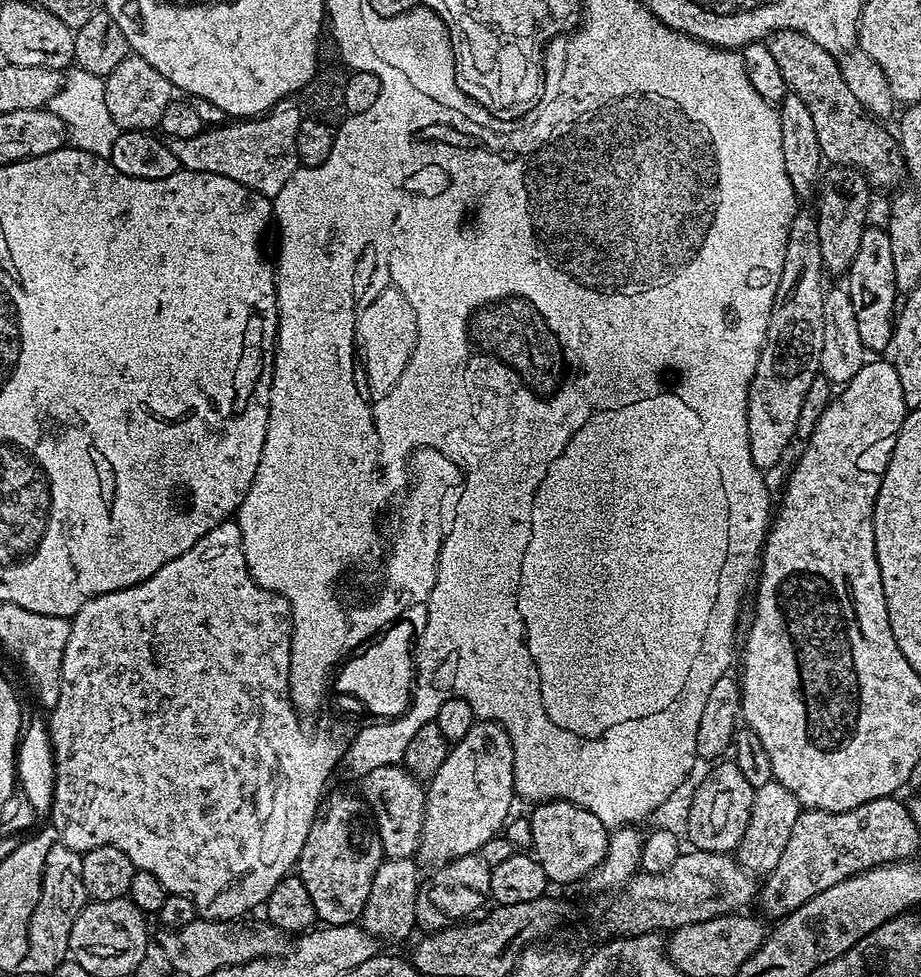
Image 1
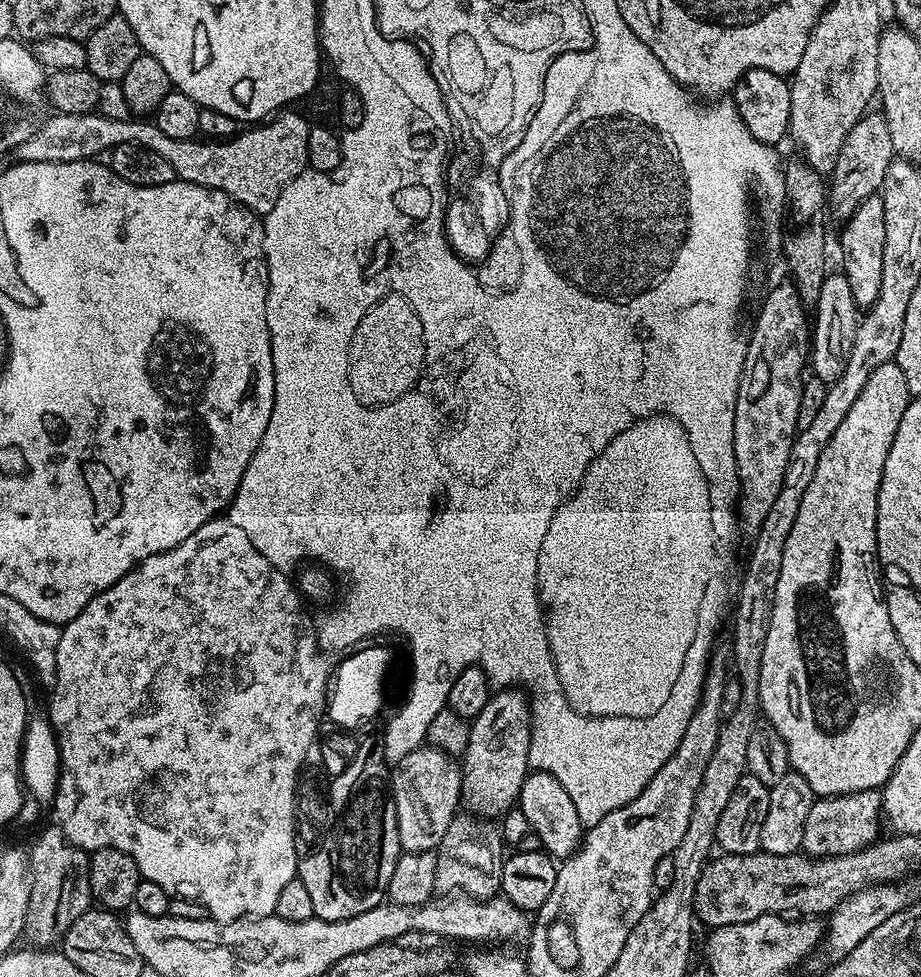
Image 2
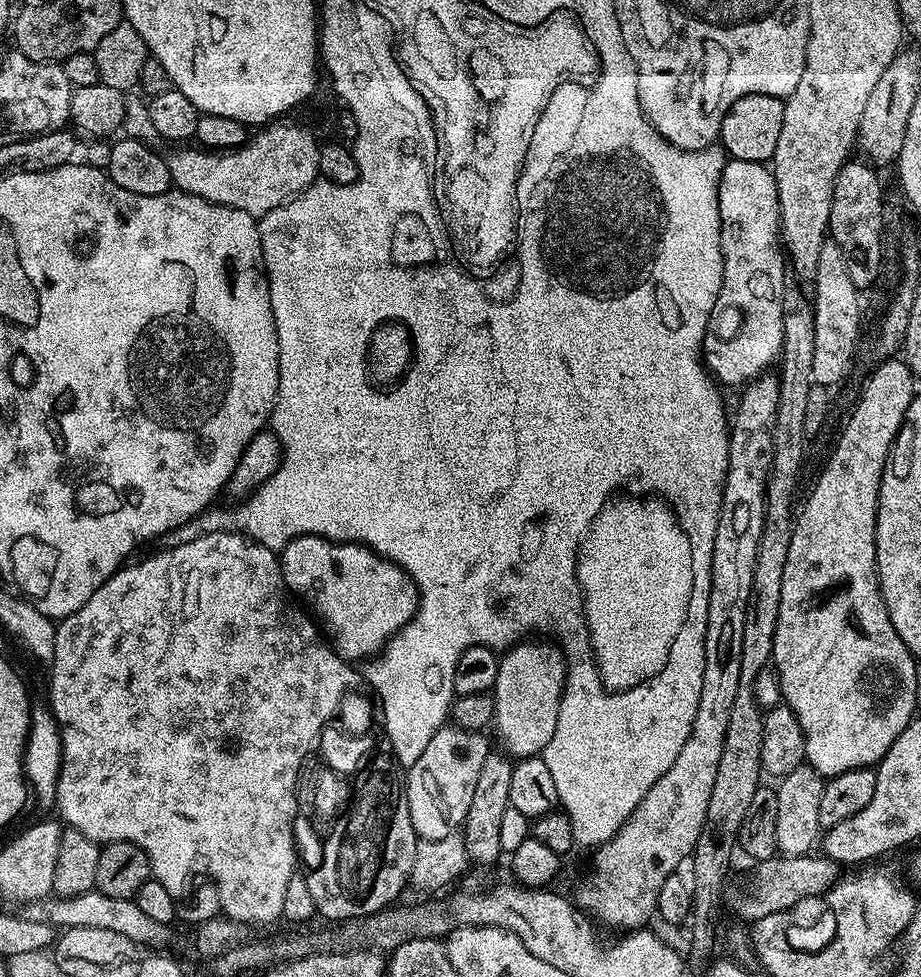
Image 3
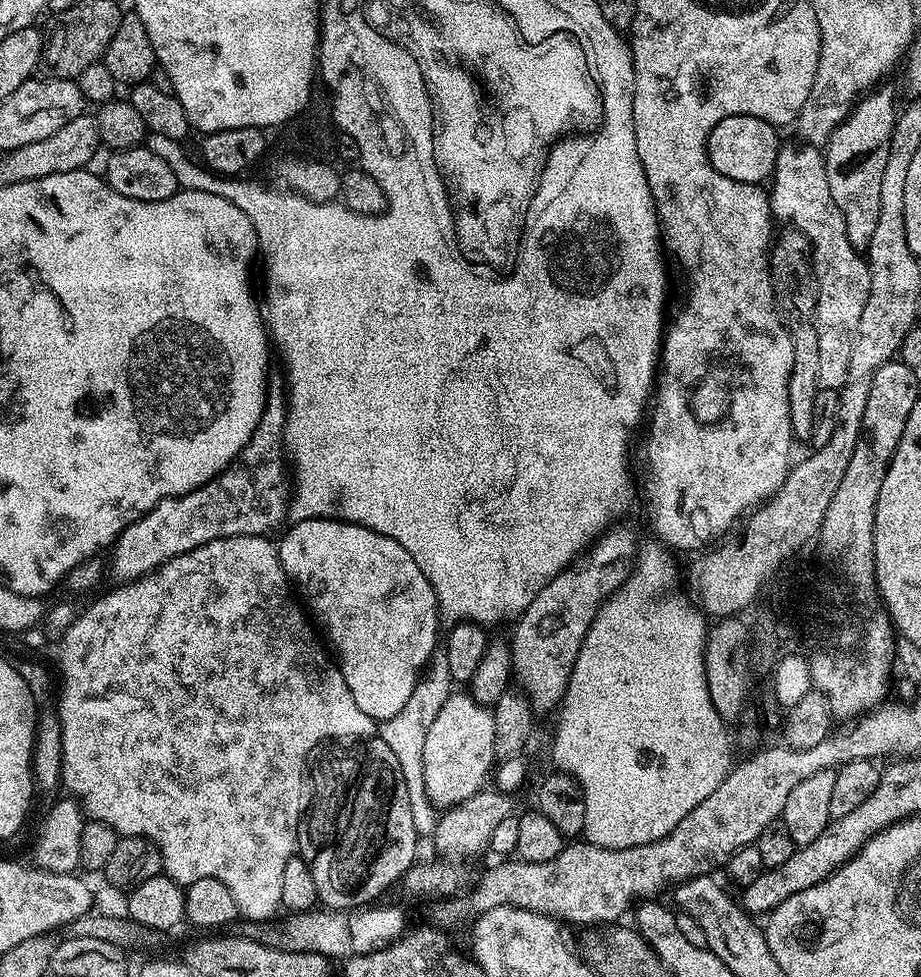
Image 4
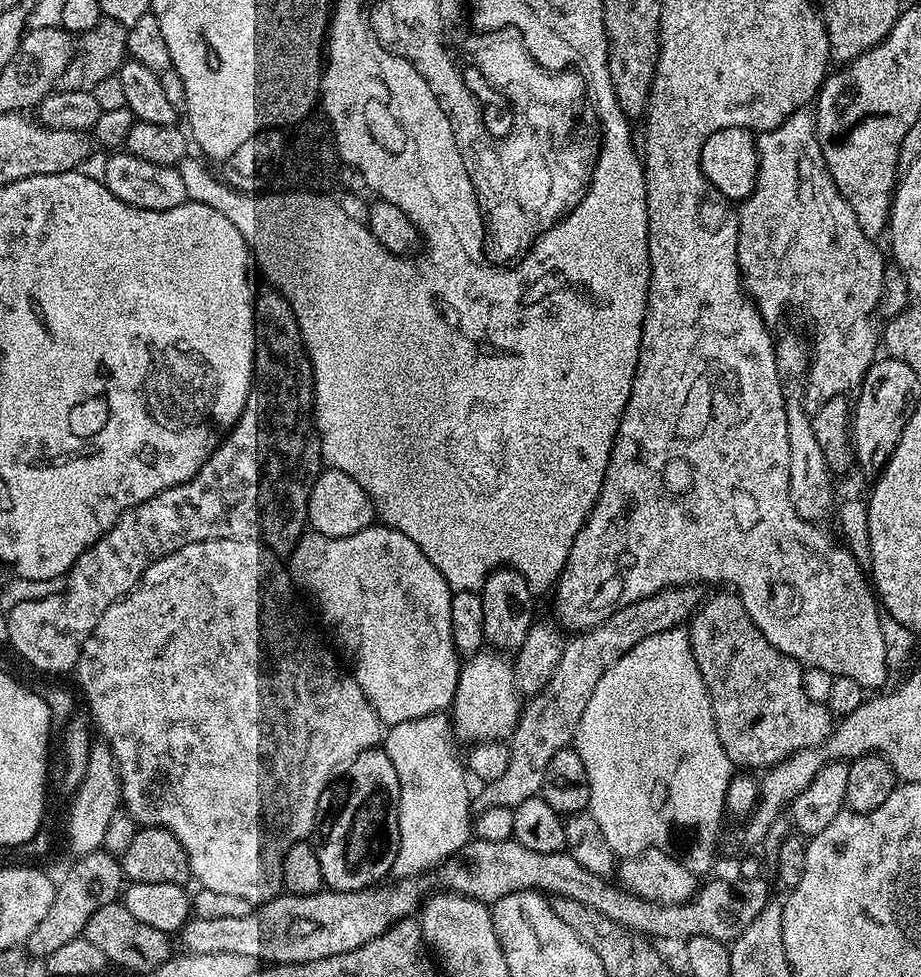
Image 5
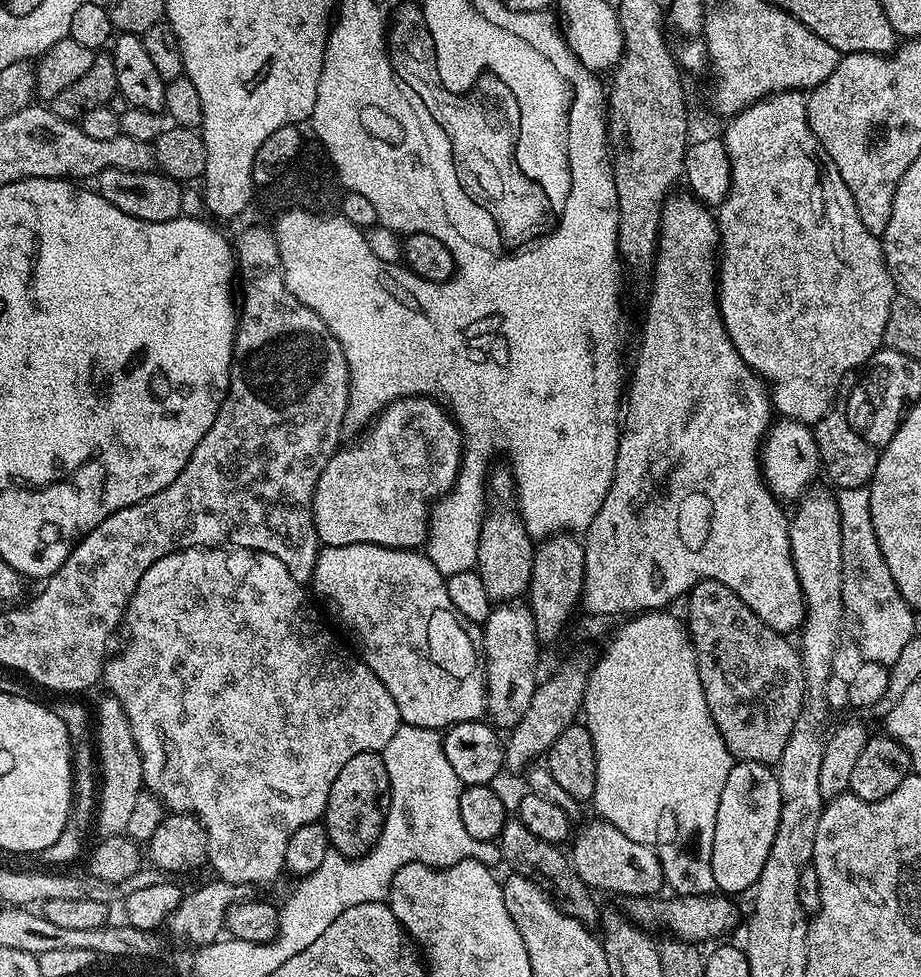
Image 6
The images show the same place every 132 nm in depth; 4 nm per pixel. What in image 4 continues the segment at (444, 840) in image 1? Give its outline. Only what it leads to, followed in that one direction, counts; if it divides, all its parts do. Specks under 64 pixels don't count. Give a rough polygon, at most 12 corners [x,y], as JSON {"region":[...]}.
{"region":[[609,527],[515,621],[512,675],[548,712],[598,610],[630,575]]}

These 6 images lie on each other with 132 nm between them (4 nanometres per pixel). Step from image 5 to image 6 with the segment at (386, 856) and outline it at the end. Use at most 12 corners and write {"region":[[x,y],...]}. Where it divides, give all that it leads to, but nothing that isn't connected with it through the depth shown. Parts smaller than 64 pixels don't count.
{"region":[[383,755],[342,766],[322,817],[329,845],[366,856],[392,805]]}

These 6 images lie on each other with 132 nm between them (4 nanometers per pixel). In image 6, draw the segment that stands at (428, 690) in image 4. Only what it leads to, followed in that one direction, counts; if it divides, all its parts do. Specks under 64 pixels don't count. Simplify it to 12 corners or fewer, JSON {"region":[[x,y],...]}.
{"region":[[401,726],[382,755],[392,805],[355,862],[328,851],[278,908],[272,956],[383,901],[408,864],[495,869],[470,838],[437,729]]}

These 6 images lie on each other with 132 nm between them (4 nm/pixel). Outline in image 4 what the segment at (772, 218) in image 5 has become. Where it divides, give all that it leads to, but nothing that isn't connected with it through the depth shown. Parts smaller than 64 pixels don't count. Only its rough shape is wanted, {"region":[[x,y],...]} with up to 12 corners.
{"region":[[781,147],[772,214],[810,245],[818,382],[839,390],[870,294],[824,153]]}

